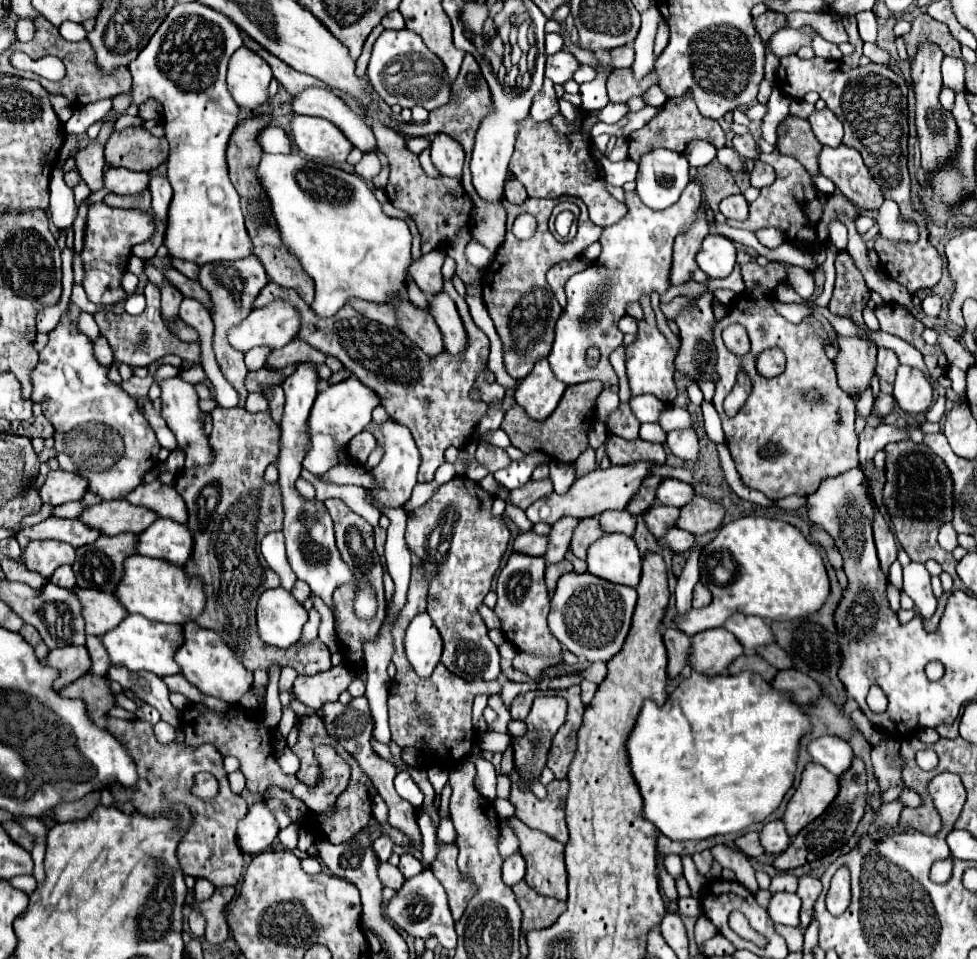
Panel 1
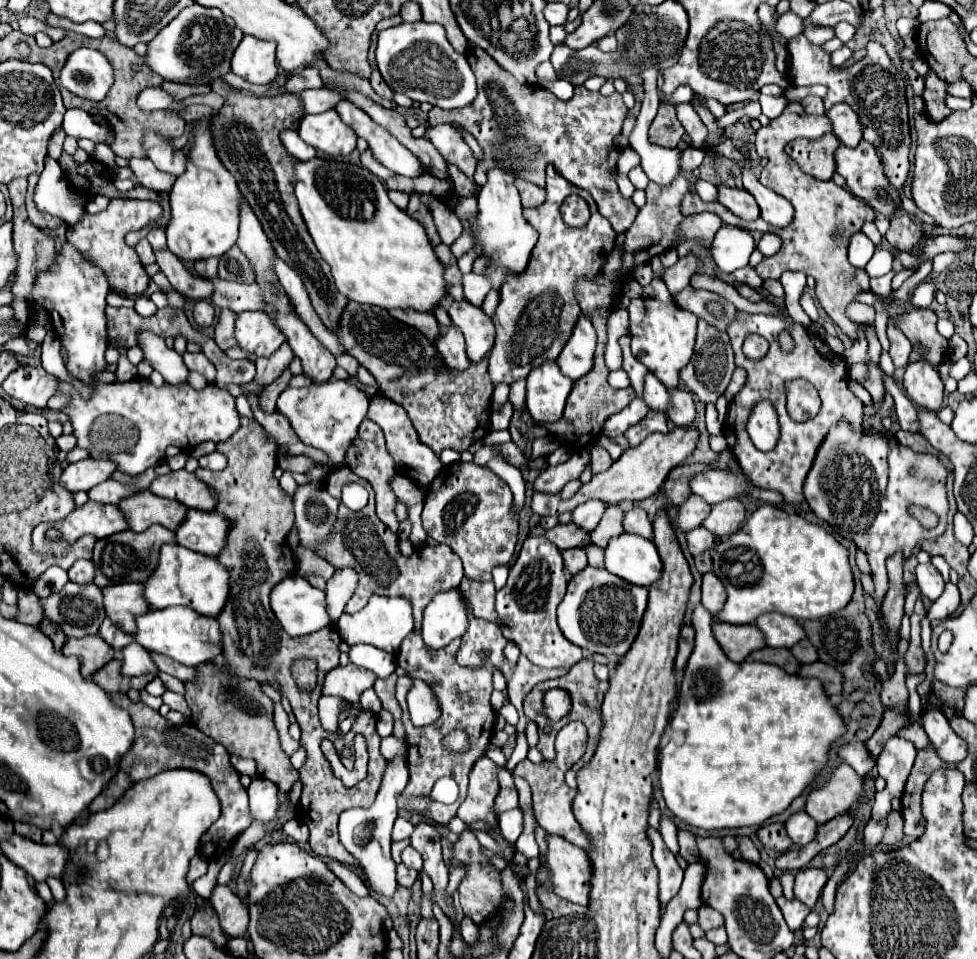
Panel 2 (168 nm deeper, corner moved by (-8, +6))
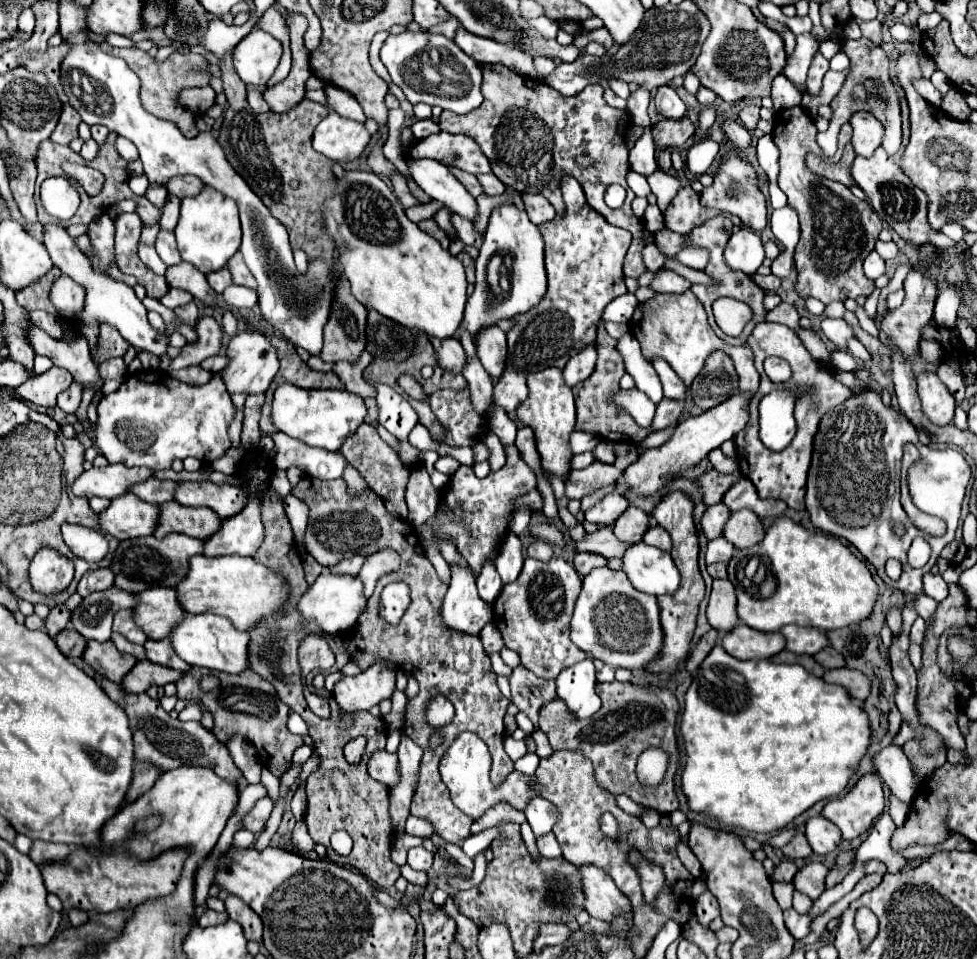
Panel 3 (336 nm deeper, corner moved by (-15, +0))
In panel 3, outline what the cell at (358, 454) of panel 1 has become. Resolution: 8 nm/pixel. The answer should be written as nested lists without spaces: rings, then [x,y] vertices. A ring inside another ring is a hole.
[[[363,423],[351,437],[347,437],[347,441],[341,447],[343,457],[361,473],[361,477],[367,481],[367,485],[383,499],[385,509],[397,517],[397,519],[407,519],[407,505],[405,505],[405,487],[409,481],[411,471],[405,469],[405,465],[401,463],[399,455],[395,453],[395,449],[391,449],[377,433],[377,429],[373,425]]]

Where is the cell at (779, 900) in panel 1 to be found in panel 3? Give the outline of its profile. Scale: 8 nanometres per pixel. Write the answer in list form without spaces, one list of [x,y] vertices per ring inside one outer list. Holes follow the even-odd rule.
[[[787,909],[783,911],[783,917],[785,917],[785,925],[787,929],[791,931],[791,935],[795,939],[803,939],[809,935],[811,931],[811,915],[799,915],[795,909]]]

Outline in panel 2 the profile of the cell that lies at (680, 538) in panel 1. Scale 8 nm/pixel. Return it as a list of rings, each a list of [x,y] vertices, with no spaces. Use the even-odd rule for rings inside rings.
[[[704,527],[688,531],[686,539],[688,539],[688,549],[690,549],[692,555],[700,555],[700,553],[712,549],[714,543],[716,543],[716,537],[708,529],[704,529]]]

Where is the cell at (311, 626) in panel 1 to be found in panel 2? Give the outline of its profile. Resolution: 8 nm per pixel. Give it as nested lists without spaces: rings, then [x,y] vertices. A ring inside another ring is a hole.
[[[352,567],[336,569],[336,573],[332,575],[332,579],[328,581],[328,587],[326,587],[328,613],[330,613],[330,617],[332,617],[334,623],[344,613],[344,605],[354,595],[356,585],[358,585],[358,577],[356,577],[356,571]]]

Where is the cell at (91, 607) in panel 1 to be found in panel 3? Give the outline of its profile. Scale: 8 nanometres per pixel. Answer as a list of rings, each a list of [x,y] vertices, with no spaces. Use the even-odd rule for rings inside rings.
[[[153,587],[137,593],[133,621],[149,639],[165,639],[167,631],[175,627],[175,619],[179,619],[179,615],[183,615],[183,609],[175,603],[175,589]]]

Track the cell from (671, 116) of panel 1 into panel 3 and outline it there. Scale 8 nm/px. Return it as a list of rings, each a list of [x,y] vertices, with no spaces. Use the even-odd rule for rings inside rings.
[[[663,119],[651,129],[655,149],[681,149],[695,135],[695,125],[689,119]]]

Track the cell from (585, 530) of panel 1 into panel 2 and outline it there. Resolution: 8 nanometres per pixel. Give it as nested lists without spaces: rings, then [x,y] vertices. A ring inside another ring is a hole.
[[[610,505],[602,517],[602,521],[598,523],[598,527],[590,533],[592,543],[598,547],[606,547],[608,541],[620,533],[624,533],[622,527],[622,519],[624,519],[624,511],[618,505]]]

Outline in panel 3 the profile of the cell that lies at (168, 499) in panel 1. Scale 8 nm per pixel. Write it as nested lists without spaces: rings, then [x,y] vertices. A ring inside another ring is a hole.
[[[179,481],[179,487],[175,489],[175,501],[187,507],[209,507],[221,519],[239,513],[247,505],[247,499],[243,499],[239,487],[227,483],[215,485],[211,481]]]

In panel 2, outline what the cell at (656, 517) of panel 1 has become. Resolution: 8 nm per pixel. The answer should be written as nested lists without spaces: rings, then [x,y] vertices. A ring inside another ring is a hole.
[[[690,495],[684,505],[680,505],[680,515],[678,515],[678,525],[682,531],[692,531],[704,523],[704,519],[710,513],[710,503],[706,503],[702,497]]]

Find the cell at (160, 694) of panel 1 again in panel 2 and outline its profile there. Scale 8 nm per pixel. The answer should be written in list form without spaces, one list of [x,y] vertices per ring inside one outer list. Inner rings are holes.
[[[130,643],[122,649],[124,655],[124,665],[122,665],[122,673],[136,677],[136,675],[148,675],[148,673],[158,673],[156,665],[150,657],[150,653],[136,643]]]

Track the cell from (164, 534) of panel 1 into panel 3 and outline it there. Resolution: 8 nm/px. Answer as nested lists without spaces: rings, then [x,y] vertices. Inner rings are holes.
[[[249,501],[247,507],[227,519],[221,519],[221,527],[203,543],[205,557],[241,555],[251,557],[263,541],[263,523],[259,515],[259,501]]]

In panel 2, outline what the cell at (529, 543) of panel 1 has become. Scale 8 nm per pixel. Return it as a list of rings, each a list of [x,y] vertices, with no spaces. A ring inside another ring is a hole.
[[[568,523],[568,525],[556,525],[554,529],[548,529],[546,531],[546,537],[560,549],[570,549],[570,547],[588,547],[592,545],[590,541],[590,533],[580,529],[578,525],[574,523]]]

